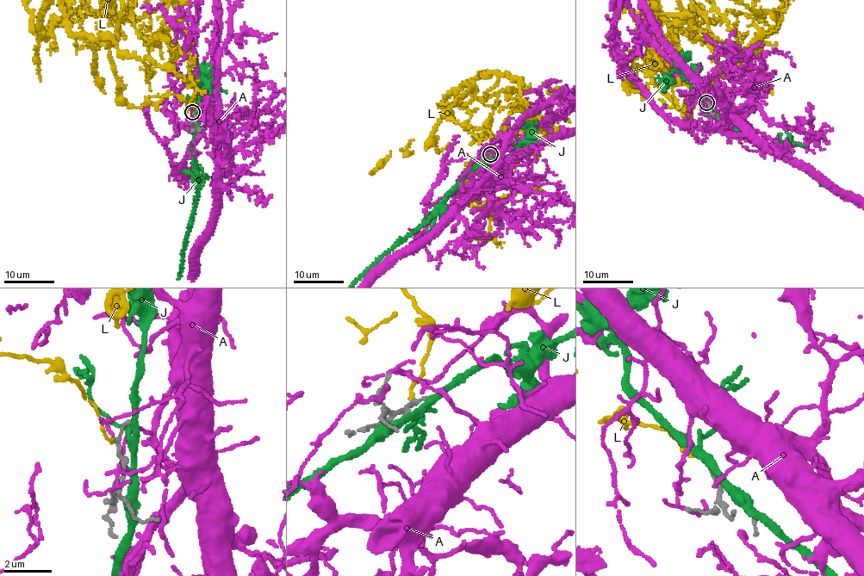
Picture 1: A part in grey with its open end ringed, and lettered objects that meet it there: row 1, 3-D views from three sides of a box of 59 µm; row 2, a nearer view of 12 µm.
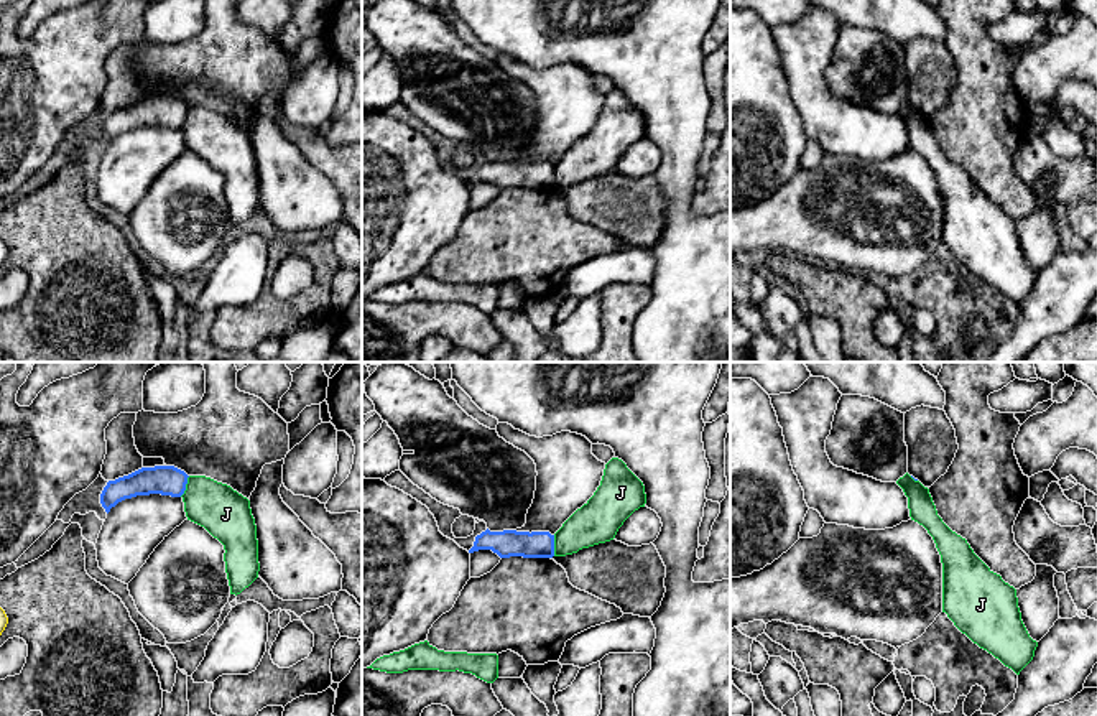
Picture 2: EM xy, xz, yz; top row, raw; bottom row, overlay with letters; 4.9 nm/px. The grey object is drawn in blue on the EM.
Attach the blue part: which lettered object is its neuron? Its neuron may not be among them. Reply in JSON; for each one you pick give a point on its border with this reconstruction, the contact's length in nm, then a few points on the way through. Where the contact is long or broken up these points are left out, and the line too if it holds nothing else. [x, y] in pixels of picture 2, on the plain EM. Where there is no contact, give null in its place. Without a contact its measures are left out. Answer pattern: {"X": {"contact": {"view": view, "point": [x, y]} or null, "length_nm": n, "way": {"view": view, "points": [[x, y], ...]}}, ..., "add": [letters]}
{"add": []}

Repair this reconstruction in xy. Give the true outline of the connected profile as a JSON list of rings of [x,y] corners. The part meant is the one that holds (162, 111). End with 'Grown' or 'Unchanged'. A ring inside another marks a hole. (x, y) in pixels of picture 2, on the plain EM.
[[[174,97],[141,99],[128,107],[109,112],[100,125],[100,135],[109,145],[112,138],[137,127],[161,125],[181,128],[187,105]]]. Unchanged

